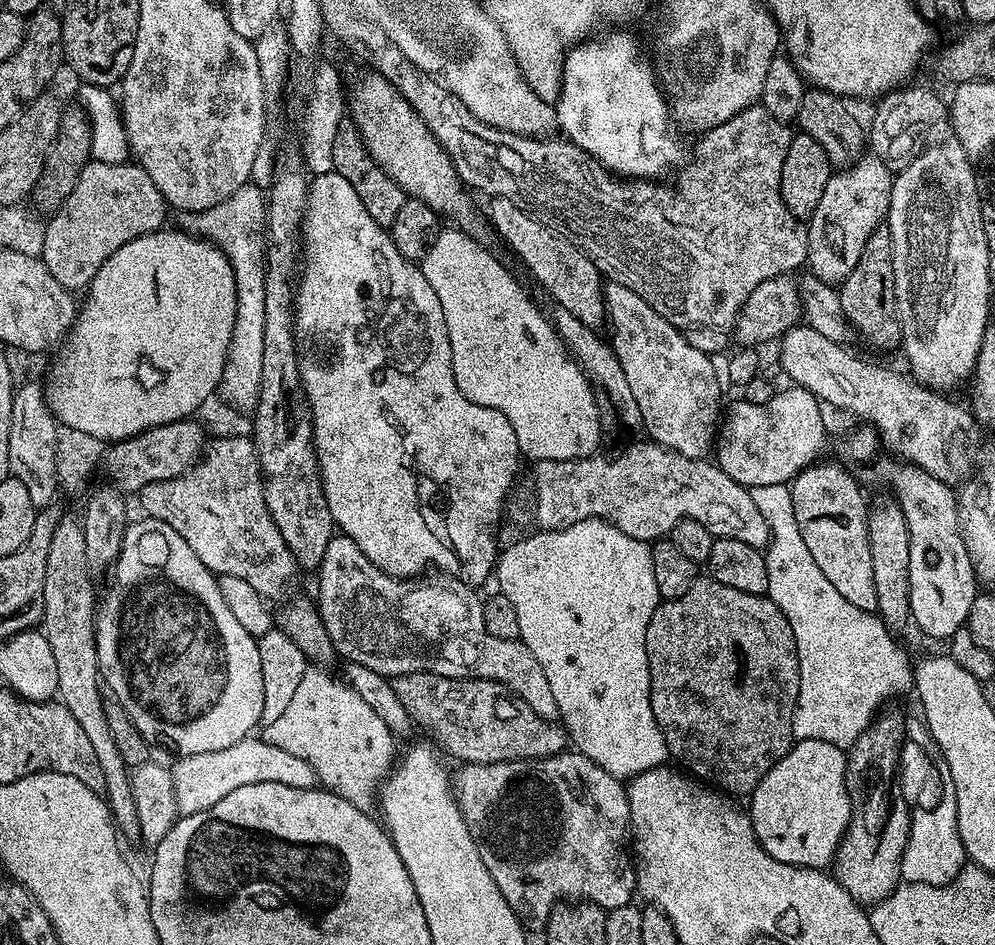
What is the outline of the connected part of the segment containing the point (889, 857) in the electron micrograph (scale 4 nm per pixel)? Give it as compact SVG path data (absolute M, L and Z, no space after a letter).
M884 716L873 719L868 728L853 742L846 752L846 774L844 775L844 788L848 791L848 797L852 799L852 817L848 827L844 829L844 836L836 845L834 857L834 879L856 899L861 906L875 906L901 883L900 863L904 853L905 841L884 840L884 831L888 828L888 795L894 792L894 781L898 776L900 763L900 750L902 735L900 736L900 724L892 716Z

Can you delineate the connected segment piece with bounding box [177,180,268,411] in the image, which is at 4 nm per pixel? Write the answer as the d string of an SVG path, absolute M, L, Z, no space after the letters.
M248 181L243 184L230 196L218 203L216 207L210 207L206 211L200 212L183 212L177 215L181 224L181 229L194 237L205 238L208 240L216 240L222 235L220 241L221 252L229 257L232 263L232 271L240 274L240 301L246 306L246 334L244 334L244 350L248 350L248 387L249 387L249 407L251 411L255 411L260 404L262 396L262 358L263 345L262 338L265 334L265 270L266 270L266 249L267 237L265 236L265 228L267 223L268 206L264 200L261 190L255 185L255 181Z

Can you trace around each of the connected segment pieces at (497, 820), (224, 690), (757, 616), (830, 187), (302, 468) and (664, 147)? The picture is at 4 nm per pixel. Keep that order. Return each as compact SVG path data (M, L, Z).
M565 750L555 756L550 756L542 760L503 760L493 764L465 764L461 763L460 768L450 780L452 795L456 798L456 804L460 808L462 818L470 830L470 834L475 838L480 847L480 857L490 870L490 878L502 890L502 898L510 902L510 910L520 919L521 924L529 929L543 929L548 922L548 915L554 910L554 905L562 896L581 896L579 899L584 902L599 904L605 910L620 908L628 899L632 892L637 891L636 869L630 866L630 856L624 853L624 848L620 843L624 840L624 832L629 831L630 821L628 818L628 793L625 785L617 777L611 776L602 766L598 766L590 758L586 758L581 752L575 750Z
M151 518L143 519L137 524L132 522L127 525L120 554L114 563L116 577L112 580L112 589L105 594L104 601L102 599L99 601L98 611L95 613L99 675L106 688L114 690L114 694L118 694L118 701L122 702L122 706L126 708L133 724L153 745L165 744L166 747L173 748L180 756L226 750L226 746L234 746L240 740L249 739L255 733L252 731L255 730L256 723L258 723L258 728L261 721L265 719L264 679L262 678L262 662L260 661L260 646L257 637L251 636L247 632L237 609L235 612L228 605L227 598L220 593L221 581L200 561L198 554L194 554L194 550L190 550L190 542L186 542L186 538L182 538L182 534L178 534L178 530L166 526L166 522Z
M698 578L689 586L686 594L682 594L673 600L664 600L656 605L646 630L646 650L648 654L648 673L651 676L651 702L654 718L658 722L660 732L664 735L669 753L673 757L677 756L685 764L683 767L693 777L699 778L725 793L751 793L759 780L763 780L764 775L770 772L775 764L779 764L780 759L787 756L789 750L794 746L792 715L800 688L800 672L794 634L791 632L790 622L783 616L782 610L772 600L768 599L767 595L746 594L742 590L734 590L734 586L726 586L717 580Z
M860 160L845 172L837 171L826 182L822 198L807 221L810 272L826 284L839 285L858 266L866 242L885 223L891 198L893 173L880 160Z
M290 386L278 394L264 394L264 403L261 405L262 416L252 424L251 439L256 446L256 458L260 462L260 471L264 485L264 501L268 512L272 515L274 526L282 534L282 538L292 551L297 565L301 569L319 569L324 560L326 546L333 543L334 525L328 503L324 497L324 488L320 485L320 474L316 463L316 452L312 442L312 413L301 393Z
M620 40L620 46L618 44L606 44L606 46L600 46L600 48L584 48L581 49L578 45L574 46L566 55L564 60L564 68L562 69L562 76L560 79L560 100L556 102L556 113L558 115L558 127L562 134L566 134L571 140L572 144L590 153L595 159L603 164L605 168L617 175L624 178L633 178L636 180L646 180L654 178L654 176L660 173L664 168L668 167L676 158L678 150L676 144L668 132L668 124L670 125L670 113L667 107L667 101L663 97L663 93L657 84L655 75L653 74L651 67L644 61L640 61L641 55L639 50L635 47L626 44L624 40Z

